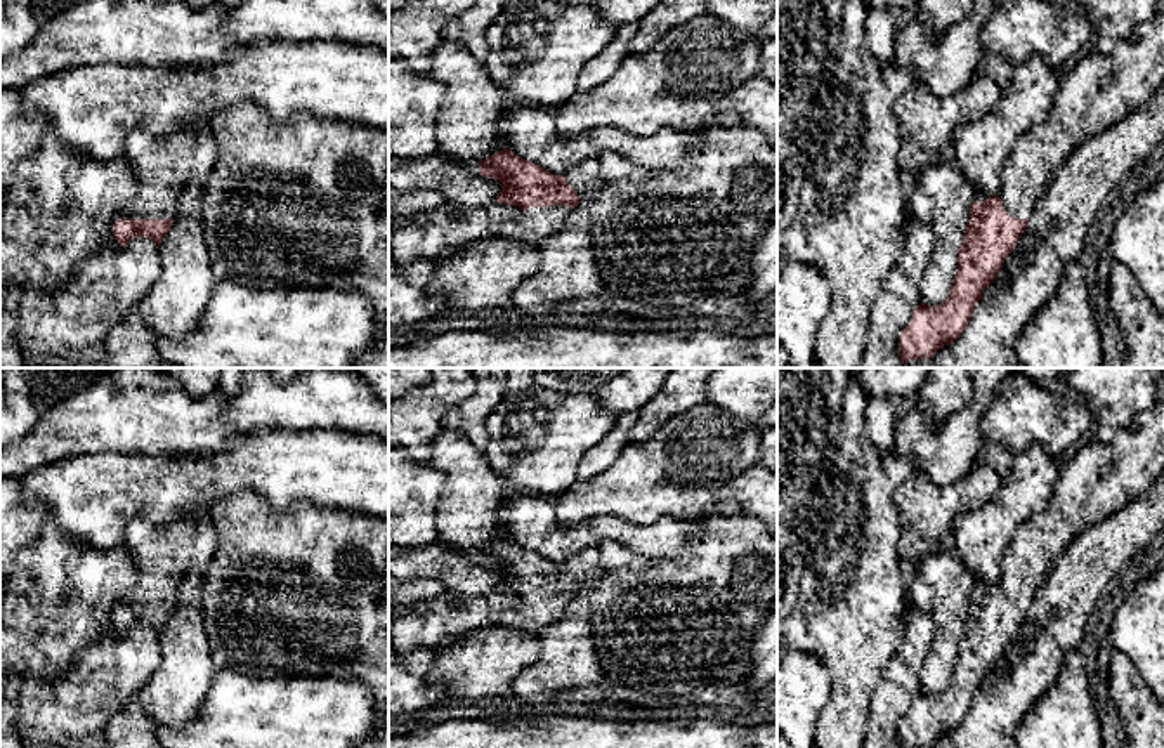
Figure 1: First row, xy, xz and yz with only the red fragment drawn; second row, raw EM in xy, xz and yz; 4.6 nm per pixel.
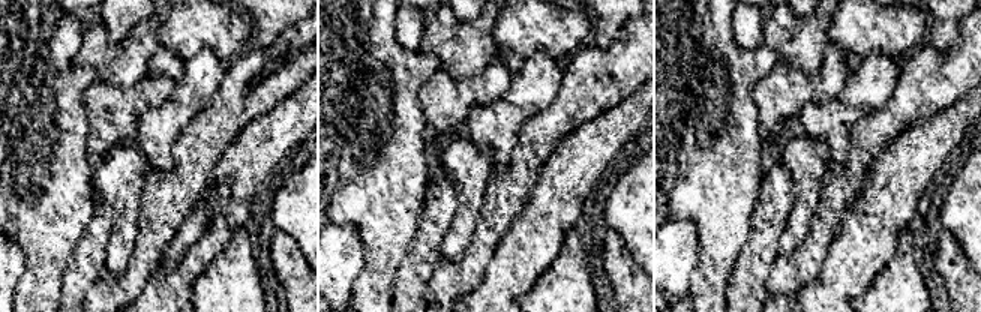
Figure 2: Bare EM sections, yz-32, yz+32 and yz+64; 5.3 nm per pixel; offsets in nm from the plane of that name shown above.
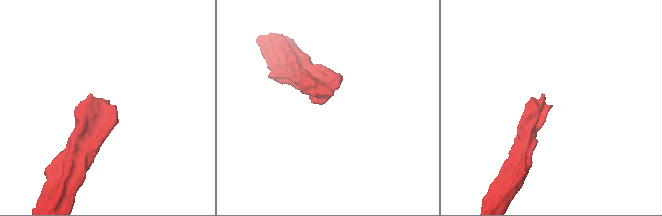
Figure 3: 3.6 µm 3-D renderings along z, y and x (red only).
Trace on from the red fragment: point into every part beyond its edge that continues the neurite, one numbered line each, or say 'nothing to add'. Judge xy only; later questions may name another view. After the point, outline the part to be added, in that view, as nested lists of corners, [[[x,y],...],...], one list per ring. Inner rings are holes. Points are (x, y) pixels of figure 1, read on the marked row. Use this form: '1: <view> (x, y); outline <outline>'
1: xy (163, 167); outline [[[198,121],[177,135],[156,139],[135,128],[125,142],[137,194],[121,219],[173,219],[189,182],[206,184],[217,161],[210,123]]]

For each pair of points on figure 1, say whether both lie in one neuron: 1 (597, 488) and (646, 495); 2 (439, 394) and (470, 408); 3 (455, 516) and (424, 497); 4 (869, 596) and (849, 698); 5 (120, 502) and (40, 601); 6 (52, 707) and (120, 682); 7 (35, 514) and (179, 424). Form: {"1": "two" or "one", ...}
{"1": "one", "2": "two", "3": "two", "4": "one", "5": "two", "6": "one", "7": "two"}

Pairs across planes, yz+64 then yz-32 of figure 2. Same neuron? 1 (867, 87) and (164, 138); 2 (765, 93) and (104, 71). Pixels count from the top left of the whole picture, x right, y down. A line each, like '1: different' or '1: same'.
1: same
2: different

